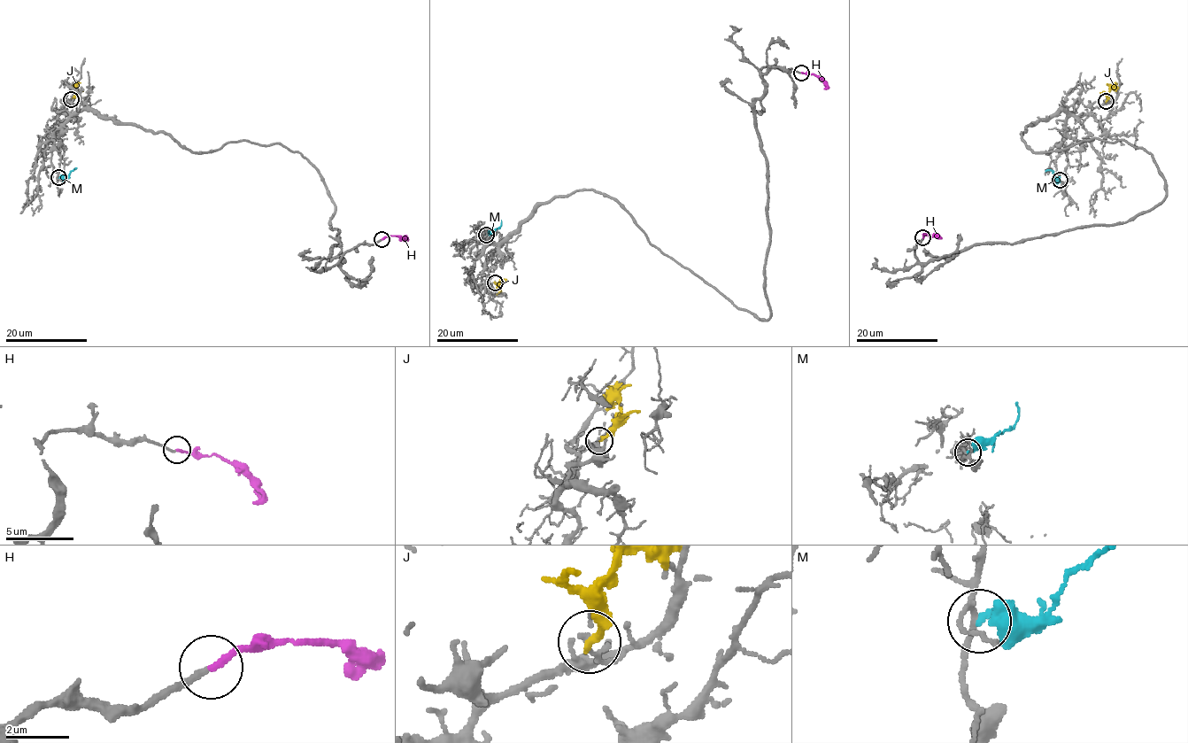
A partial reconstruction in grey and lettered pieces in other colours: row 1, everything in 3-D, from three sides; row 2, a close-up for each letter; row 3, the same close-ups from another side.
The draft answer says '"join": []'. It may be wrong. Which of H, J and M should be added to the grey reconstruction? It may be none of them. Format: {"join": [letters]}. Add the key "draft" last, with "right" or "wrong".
{"join": [], "draft": "right"}

